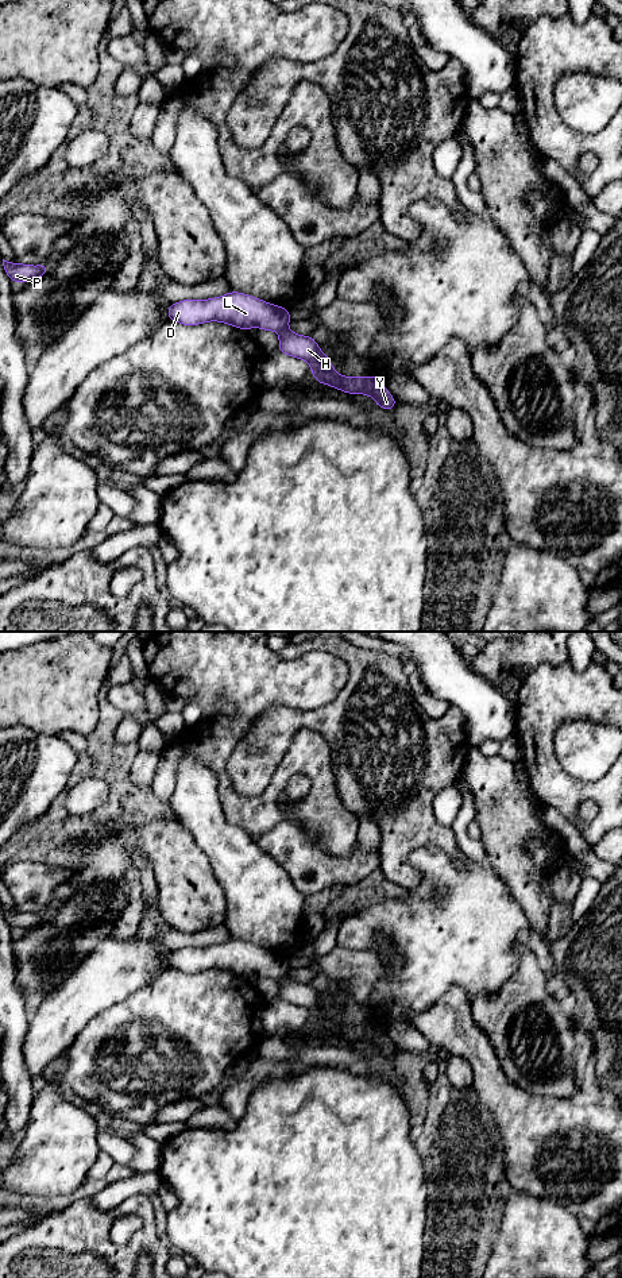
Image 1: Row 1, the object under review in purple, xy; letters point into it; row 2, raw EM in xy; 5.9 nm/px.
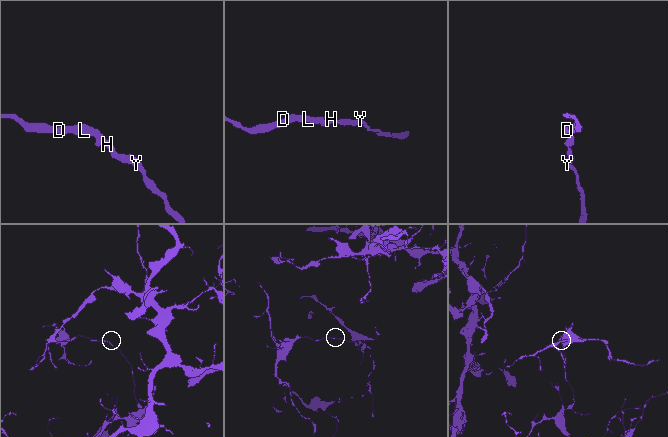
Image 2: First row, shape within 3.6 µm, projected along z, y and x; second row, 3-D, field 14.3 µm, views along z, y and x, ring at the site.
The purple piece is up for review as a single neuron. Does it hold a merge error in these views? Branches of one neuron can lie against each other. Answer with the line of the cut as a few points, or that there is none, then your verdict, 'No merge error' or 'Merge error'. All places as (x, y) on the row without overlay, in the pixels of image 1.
Split along xy (286, 972), (278, 980). Merge error

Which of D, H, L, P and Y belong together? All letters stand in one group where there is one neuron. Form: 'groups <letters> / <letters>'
groups D L P / H Y

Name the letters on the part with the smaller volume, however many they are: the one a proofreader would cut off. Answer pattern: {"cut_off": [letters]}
{"cut_off": ["D", "L", "P"]}

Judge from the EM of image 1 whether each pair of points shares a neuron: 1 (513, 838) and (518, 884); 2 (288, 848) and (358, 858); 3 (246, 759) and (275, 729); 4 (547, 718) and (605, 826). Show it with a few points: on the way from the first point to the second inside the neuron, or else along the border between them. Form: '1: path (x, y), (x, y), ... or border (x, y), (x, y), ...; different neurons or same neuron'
1: path (513, 849), (513, 864), (518, 873); same neuron
2: path (305, 861), (309, 865), (340, 865); same neuron
3: path (252, 752), (269, 736); same neuron
4: path (544, 749), (544, 763), (572, 791), (595, 795); same neuron

